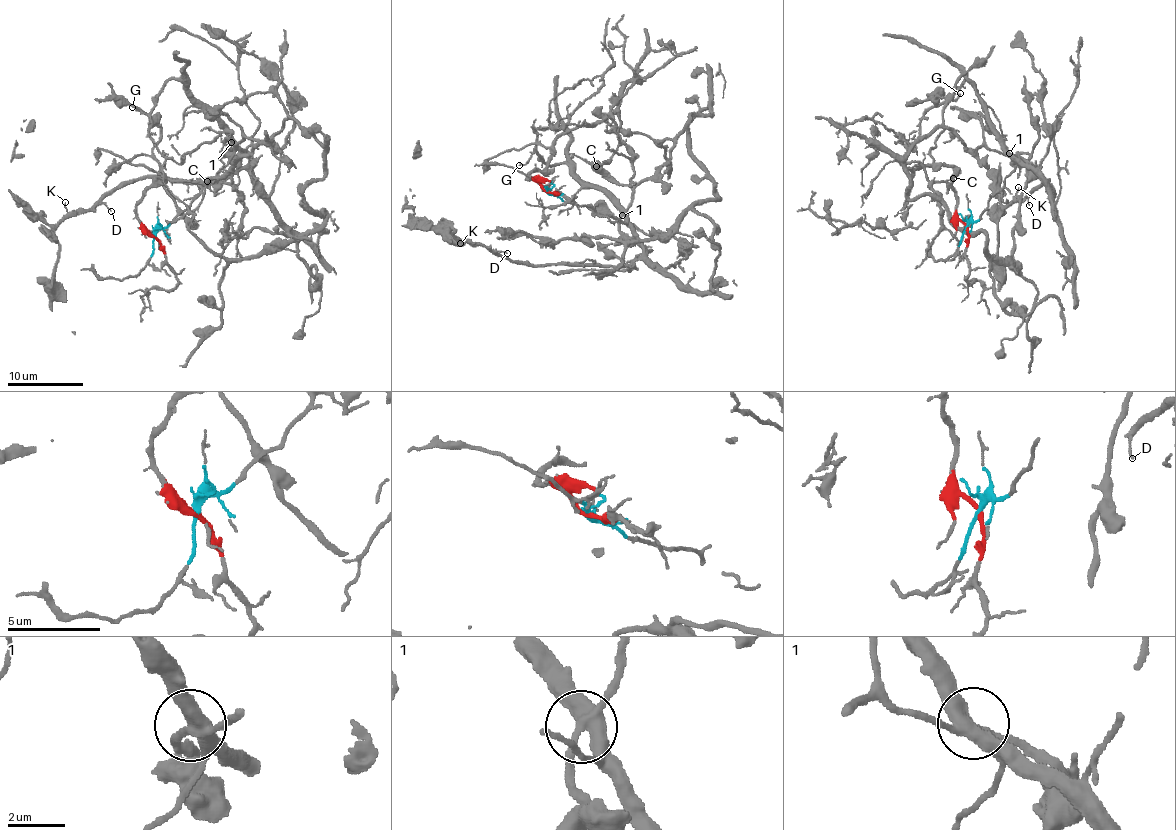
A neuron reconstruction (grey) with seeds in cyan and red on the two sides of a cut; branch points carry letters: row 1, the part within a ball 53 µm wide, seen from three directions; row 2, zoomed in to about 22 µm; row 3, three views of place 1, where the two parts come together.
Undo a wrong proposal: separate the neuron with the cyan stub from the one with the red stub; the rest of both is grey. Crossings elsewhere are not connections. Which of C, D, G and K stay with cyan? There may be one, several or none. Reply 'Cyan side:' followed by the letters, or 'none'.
Cyan side: D, G, K

